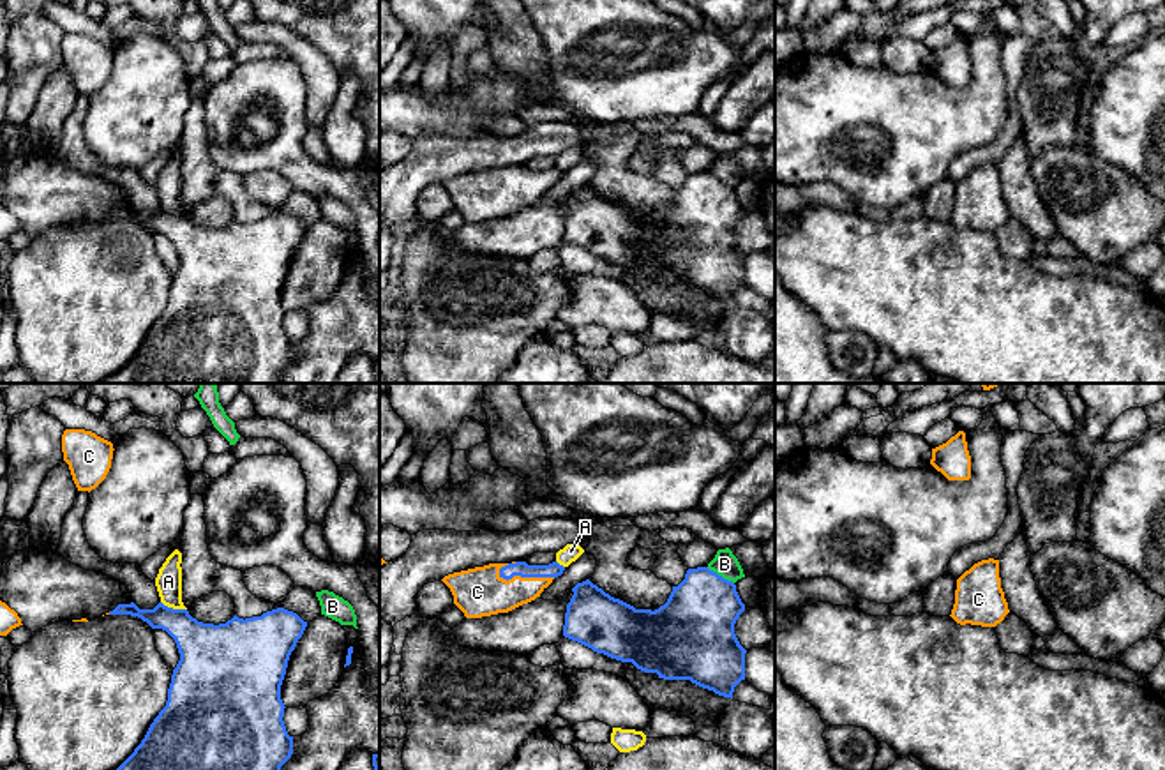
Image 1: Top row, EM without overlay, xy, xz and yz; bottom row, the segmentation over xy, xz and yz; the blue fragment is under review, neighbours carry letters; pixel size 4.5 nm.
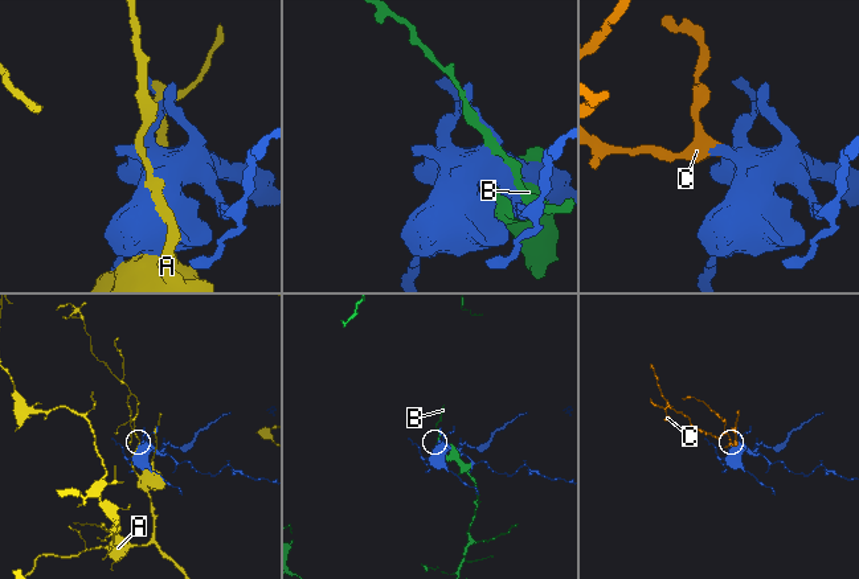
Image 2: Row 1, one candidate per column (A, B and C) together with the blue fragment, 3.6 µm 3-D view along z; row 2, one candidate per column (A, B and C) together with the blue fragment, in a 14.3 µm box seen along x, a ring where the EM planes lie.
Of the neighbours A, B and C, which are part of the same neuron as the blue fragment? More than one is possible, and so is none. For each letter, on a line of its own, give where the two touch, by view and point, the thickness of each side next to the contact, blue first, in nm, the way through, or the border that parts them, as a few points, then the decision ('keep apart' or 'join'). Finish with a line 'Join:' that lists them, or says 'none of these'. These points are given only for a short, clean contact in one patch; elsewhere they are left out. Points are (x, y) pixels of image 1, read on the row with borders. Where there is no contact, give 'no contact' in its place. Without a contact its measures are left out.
A: meets blue in xy at (172, 608); 240 nm thick on the blue side, 120 nm on the other; keep apart
B: meets blue in xz at (721, 576); 340 nm thick on the blue side, 110 nm on the other; keep apart
C: meets blue in xz at (525, 576); 70 nm thick on the blue side, 220 nm on the other; runs through xz (523, 569), (525, 576), (518, 583), (477, 592); join
Join: C

